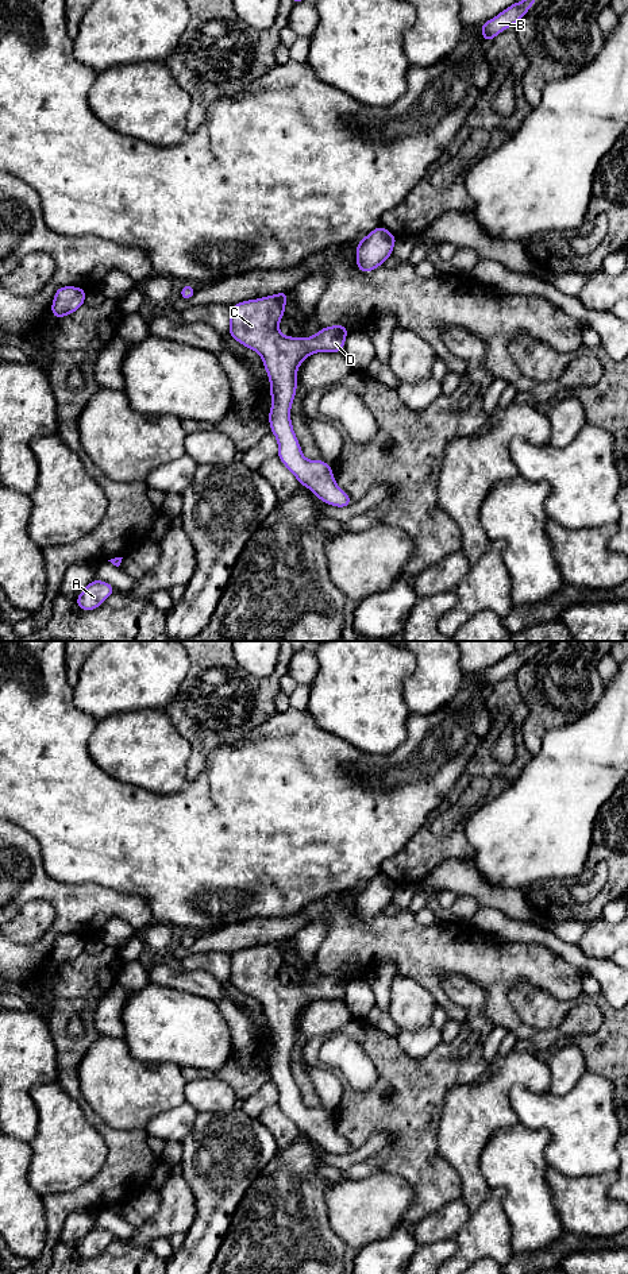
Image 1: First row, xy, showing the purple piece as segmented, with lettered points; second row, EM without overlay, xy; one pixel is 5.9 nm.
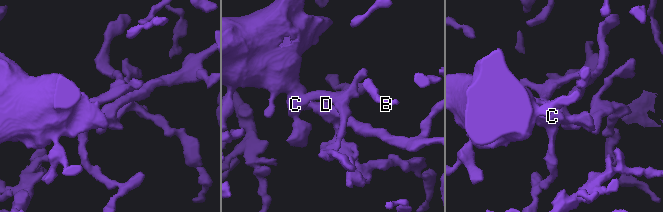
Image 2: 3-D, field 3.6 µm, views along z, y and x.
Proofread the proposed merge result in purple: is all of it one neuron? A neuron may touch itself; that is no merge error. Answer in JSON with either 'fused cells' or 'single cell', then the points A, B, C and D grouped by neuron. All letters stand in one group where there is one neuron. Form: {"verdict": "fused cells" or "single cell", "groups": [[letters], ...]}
{"verdict": "single cell", "groups": [["A", "B", "C", "D"]]}

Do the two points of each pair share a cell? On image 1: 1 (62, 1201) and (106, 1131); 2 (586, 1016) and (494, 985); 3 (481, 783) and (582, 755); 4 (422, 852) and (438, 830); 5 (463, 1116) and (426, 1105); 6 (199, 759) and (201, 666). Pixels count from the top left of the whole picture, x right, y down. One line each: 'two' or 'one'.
1: one
2: one
3: two
4: two
5: two
6: one

